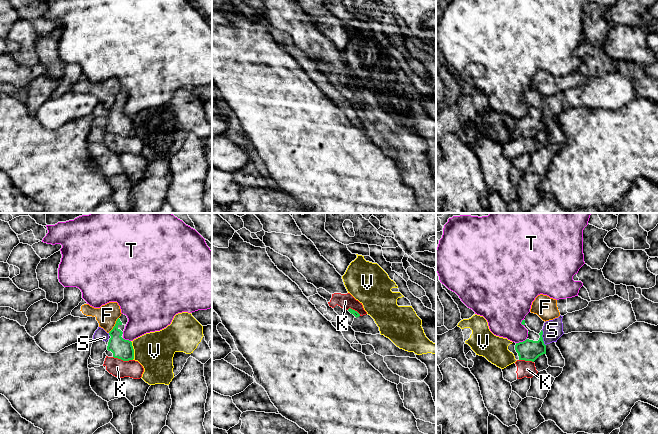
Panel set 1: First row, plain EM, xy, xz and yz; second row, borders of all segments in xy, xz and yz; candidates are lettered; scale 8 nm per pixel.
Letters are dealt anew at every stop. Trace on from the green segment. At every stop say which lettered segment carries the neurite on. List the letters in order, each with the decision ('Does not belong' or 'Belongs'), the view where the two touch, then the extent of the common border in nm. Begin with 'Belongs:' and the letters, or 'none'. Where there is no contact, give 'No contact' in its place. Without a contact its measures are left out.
Belongs: none
F: Does not belong. Touches green in xy. Shared border 150 nm
K: Does not belong. Touches green in xy. Shared border 160 nm
S: Does not belong. Touches green in yz. Shared border 130 nm
T: Does not belong. Touches green in yz. Shared border 100 nm
V: Does not belong. Touches green in xy. Shared border 150 nm

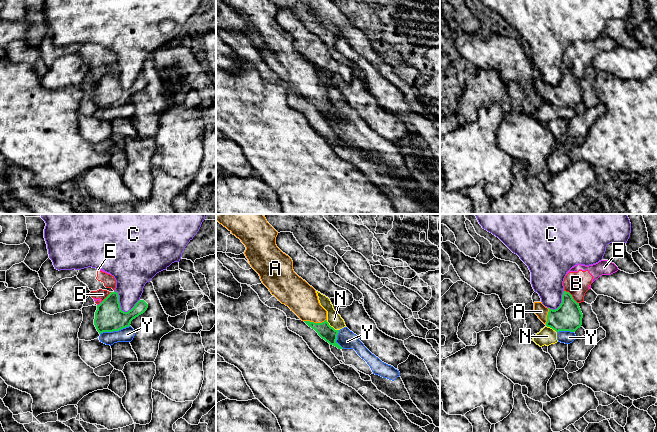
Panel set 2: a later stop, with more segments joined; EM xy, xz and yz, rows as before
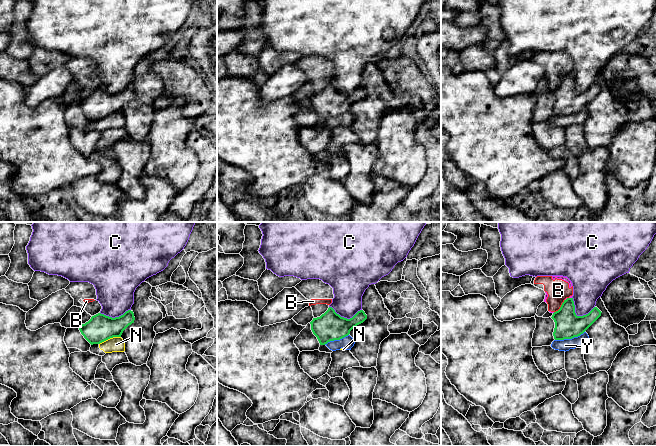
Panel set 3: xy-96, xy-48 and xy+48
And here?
Belongs: A
A: Belongs. Touches green in xz. Shared border 180 nm
B: Does not belong. Touches green in yz. Shared border 160 nm
C: Does not belong. Touches green in xy. Shared border 220 nm
E: Does not belong. Touches green in xy. Shared border 50 nm
N: Does not belong. Touches green in xz. Shared border 130 nm
Y: Does not belong. Touches green in xy. Shared border 260 nm

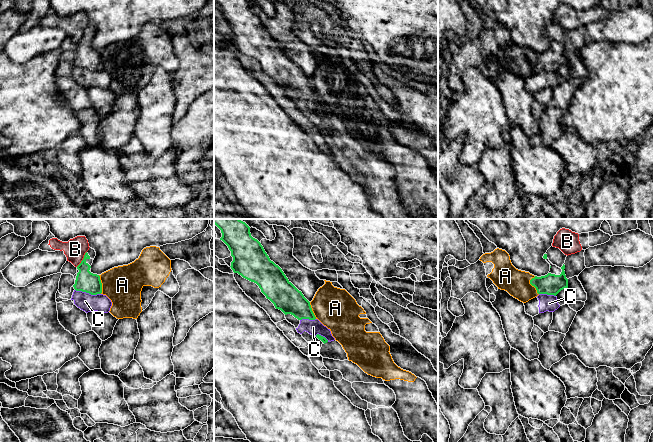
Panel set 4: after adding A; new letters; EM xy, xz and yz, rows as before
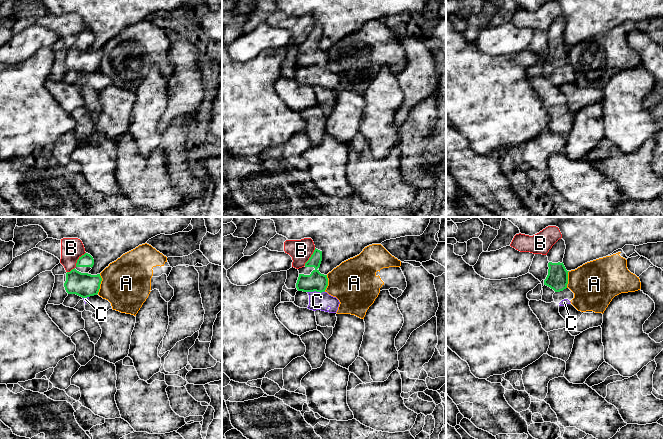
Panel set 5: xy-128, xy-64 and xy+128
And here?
Belongs: none
A: Does not belong. Touches green in yz. Shared border 160 nm
B: Does not belong. Touches green in xy. Shared border 150 nm
C: Does not belong. Touches green in xy. Shared border 220 nm

